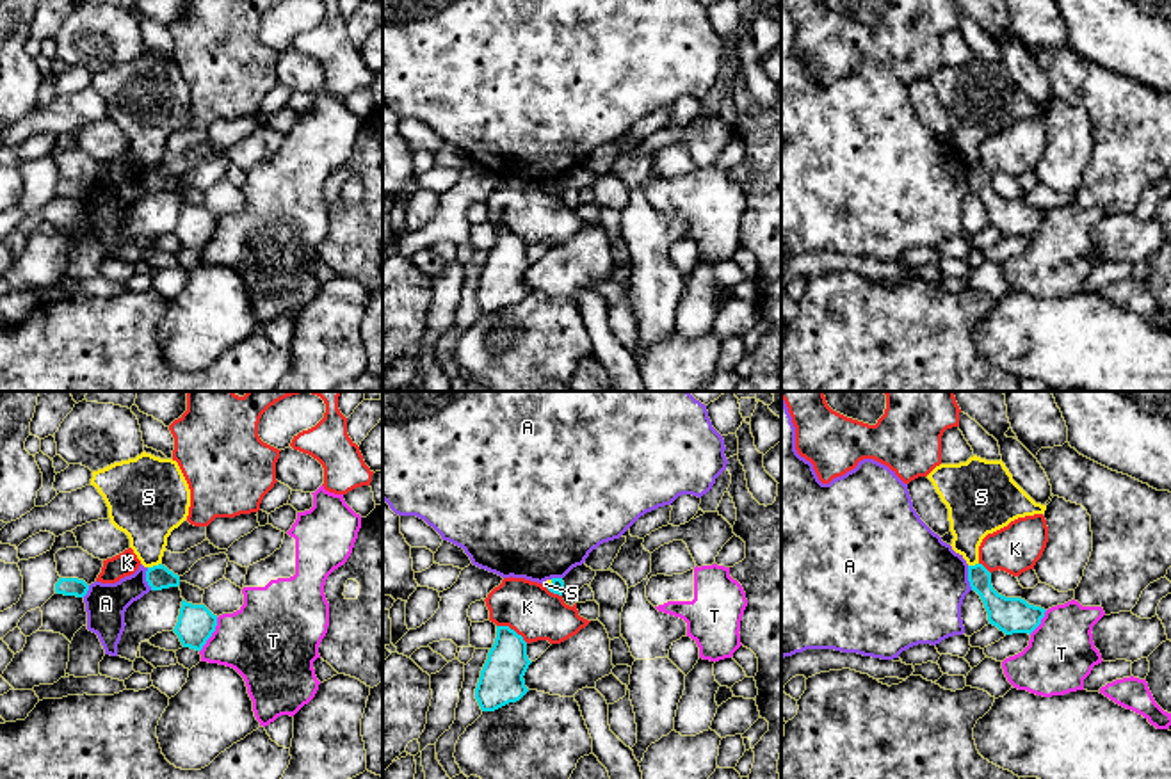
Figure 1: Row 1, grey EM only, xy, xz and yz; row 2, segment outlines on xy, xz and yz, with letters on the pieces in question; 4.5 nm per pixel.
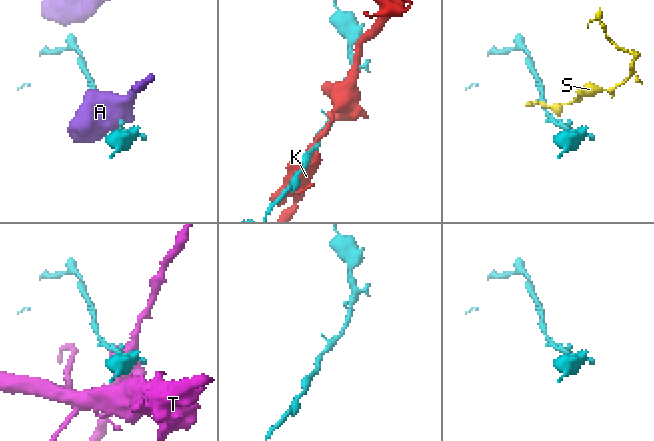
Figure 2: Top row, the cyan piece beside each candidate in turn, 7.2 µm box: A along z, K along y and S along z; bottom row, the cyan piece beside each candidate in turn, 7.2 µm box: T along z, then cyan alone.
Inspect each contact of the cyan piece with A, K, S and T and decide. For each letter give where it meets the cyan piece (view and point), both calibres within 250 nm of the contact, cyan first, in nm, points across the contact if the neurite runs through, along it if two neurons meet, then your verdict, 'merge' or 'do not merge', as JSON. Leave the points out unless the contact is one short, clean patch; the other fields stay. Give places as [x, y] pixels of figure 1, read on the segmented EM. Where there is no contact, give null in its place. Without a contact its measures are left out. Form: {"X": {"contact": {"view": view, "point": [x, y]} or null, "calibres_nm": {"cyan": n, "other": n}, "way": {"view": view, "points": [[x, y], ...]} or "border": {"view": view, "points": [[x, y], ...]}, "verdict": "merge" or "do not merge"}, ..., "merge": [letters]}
{"A": {"contact": {"view": "yz", "point": [969, 578]}, "calibres_nm": {"cyan": 160, "other": 480}, "verdict": "do not merge"}, "K": {"contact": {"view": "xz", "point": [513, 630]}, "calibres_nm": {"cyan": 200, "other": 240}, "verdict": "do not merge"}, "S": {"contact": {"view": "xy", "point": [153, 566]}, "calibres_nm": {"cyan": 110, "other": 280}, "border": {"view": "xy", "points": [[161, 562], [148, 568]]}, "verdict": "do not merge"}, "T": {"contact": {"view": "xy", "point": [210, 635]}, "calibres_nm": {"cyan": 170, "other": 380}, "verdict": "do not merge"}, "merge": []}

